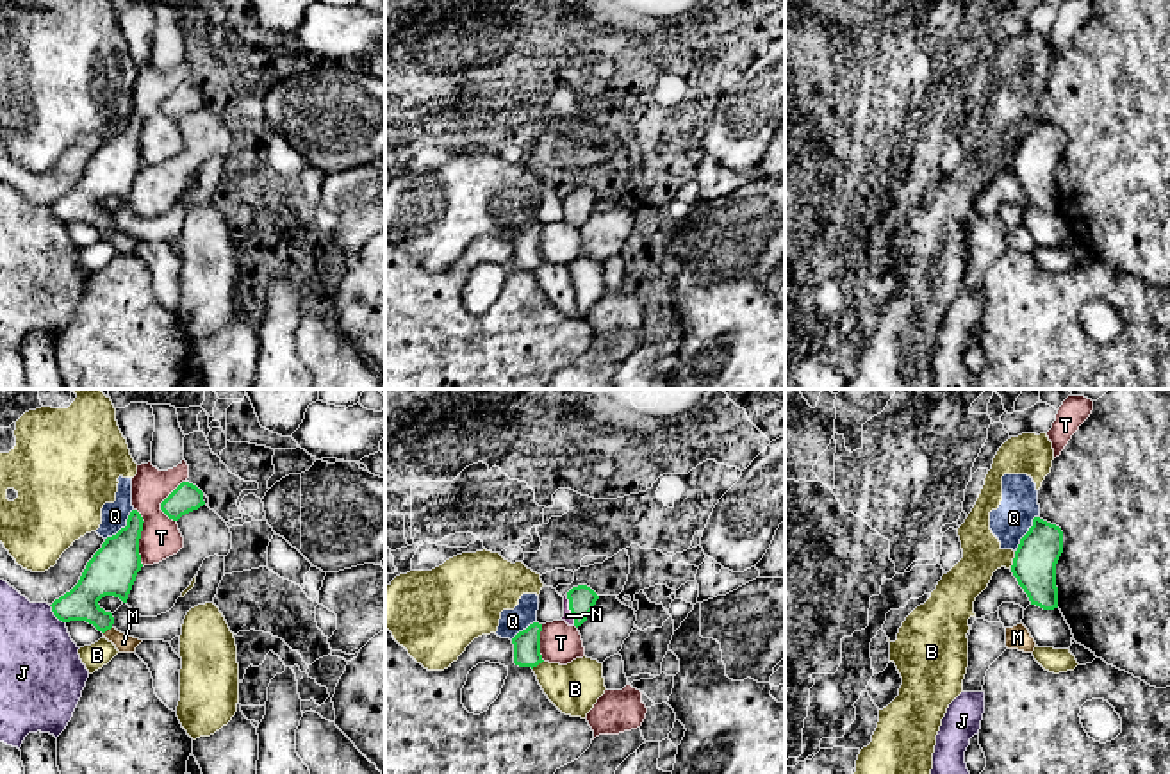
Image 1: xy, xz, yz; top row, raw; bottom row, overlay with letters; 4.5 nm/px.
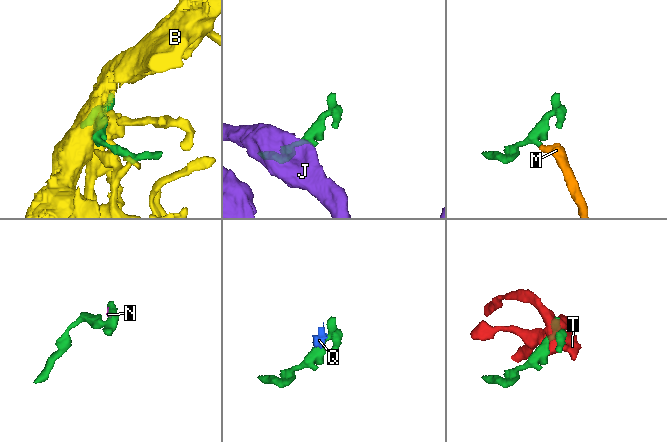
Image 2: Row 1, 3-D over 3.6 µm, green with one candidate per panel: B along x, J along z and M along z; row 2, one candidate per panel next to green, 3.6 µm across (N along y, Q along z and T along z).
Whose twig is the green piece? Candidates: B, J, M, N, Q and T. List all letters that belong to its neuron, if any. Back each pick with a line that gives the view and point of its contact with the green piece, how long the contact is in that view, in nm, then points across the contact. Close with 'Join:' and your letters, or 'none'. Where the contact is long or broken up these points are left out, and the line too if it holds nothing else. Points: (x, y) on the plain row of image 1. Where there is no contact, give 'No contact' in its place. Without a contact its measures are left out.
M: Touches green at xy (107, 229). Shared border 50 nm. Path across: xy (109, 173), (93, 189), (107, 229), (123, 243)
N: Touches green at xz (569, 209). Shared border 140 nm. Path across: xz (582, 198), (569, 209), (568, 216)
Join: M, N

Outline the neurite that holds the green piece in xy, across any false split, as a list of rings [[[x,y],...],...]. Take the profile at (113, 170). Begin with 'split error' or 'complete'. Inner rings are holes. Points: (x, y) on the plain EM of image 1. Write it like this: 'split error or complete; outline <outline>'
split error; outline [[[132,111],[127,127],[107,137],[87,162],[78,184],[50,205],[54,216],[62,223],[86,221],[93,225],[119,253],[134,253],[143,241],[118,232],[112,226],[112,214],[105,212],[98,202],[114,196],[127,203],[143,168],[139,155],[143,123],[141,114]]]

